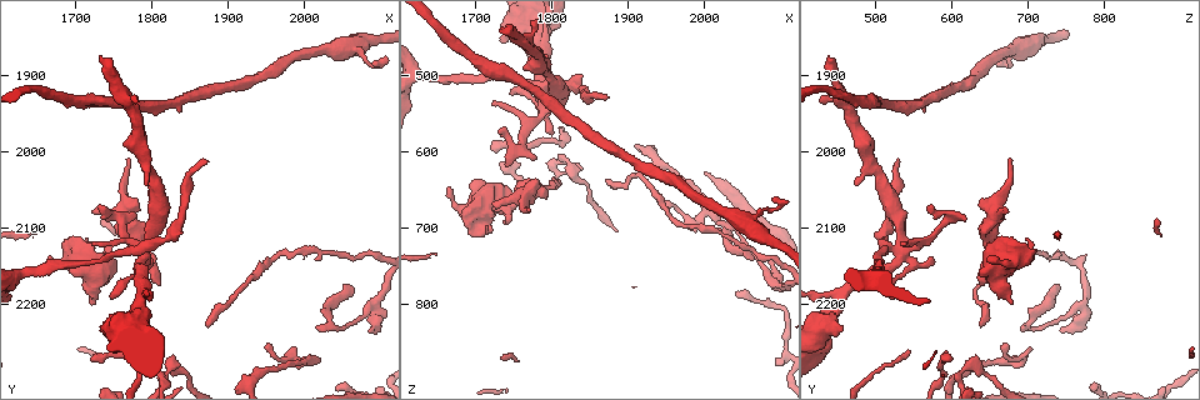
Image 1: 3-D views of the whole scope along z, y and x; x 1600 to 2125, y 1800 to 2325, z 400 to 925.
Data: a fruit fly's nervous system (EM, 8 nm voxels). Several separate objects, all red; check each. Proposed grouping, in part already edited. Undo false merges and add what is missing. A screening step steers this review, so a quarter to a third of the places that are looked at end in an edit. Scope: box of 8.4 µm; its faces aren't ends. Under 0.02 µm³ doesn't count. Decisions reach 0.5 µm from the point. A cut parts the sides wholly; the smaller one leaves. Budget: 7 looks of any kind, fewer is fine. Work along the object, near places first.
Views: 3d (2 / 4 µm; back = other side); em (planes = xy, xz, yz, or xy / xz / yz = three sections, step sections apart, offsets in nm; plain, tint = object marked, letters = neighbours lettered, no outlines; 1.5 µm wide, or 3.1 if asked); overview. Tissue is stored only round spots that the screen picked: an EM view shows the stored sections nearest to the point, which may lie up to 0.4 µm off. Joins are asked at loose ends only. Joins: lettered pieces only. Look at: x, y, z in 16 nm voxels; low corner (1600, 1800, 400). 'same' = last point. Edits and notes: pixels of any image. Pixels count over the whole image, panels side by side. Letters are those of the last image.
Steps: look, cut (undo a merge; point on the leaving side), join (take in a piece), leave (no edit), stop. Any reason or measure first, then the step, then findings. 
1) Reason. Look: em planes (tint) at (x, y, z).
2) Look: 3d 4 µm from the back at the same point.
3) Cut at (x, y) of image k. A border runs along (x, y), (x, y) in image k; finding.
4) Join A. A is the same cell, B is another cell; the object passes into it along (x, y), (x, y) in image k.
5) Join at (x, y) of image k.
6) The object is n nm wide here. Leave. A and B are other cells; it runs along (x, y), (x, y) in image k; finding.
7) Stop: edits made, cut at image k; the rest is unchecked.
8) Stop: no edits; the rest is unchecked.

Free end. Look: 3d 4 µm at (1805, 2175, 635).

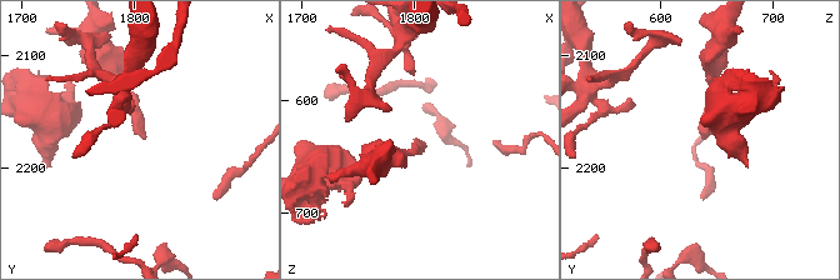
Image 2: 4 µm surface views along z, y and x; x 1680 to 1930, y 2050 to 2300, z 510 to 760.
Look: em xy step 8 (letters) at (1808, 2172, 638).

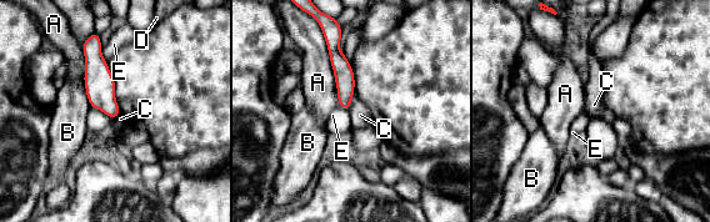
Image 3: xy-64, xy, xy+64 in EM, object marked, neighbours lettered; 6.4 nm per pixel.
Cut it another way. Look: em yz step 4 (letters) at the same point.

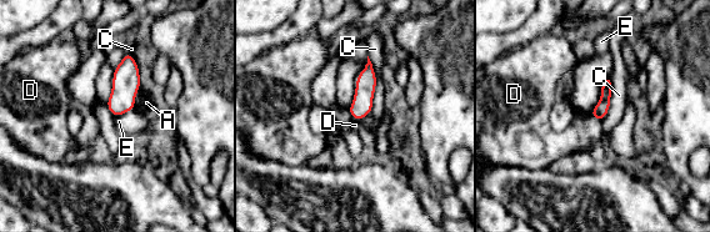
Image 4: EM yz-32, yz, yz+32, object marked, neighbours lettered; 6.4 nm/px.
The object is 90 nm wide here. Leave. A, C, D and E are other cells; a border runs along (590, 116), (601, 121) in image 4; none of them fits.

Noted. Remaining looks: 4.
Two arms at a narrow angle. Look: 3d 2 µm at (1790, 2130, 535).

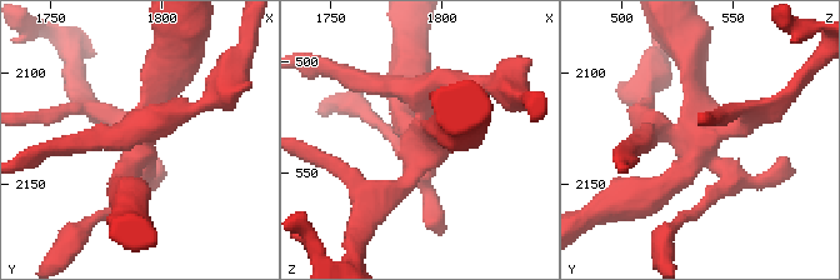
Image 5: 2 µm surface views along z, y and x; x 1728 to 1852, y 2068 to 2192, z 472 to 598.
Shape alone is not enough. Look: em planes (letters) at (1787, 2135, 534).

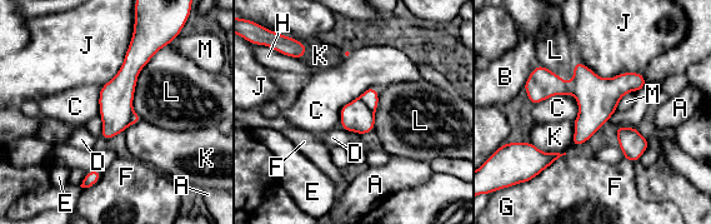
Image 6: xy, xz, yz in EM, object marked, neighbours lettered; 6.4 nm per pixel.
Cut at (370, 96) of image 6. A, B, C, D, E, F, G, H, J, K, L and M are other cells; a border runs along (360, 96), (374, 112) in image 6; a second cell is stuck on.

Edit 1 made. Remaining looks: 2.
Look: overview.

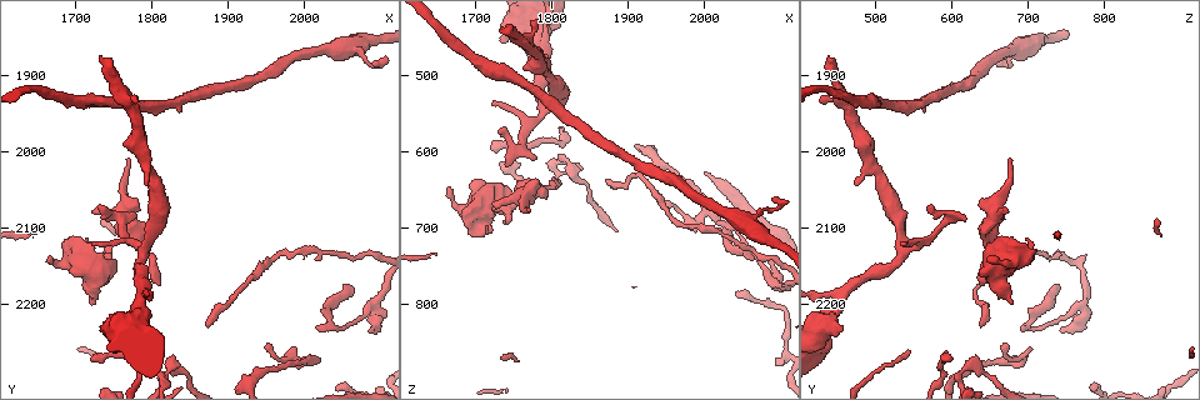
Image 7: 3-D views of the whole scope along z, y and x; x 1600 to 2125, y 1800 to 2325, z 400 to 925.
Abrupt turn. Look: em planes (letters) at (1820, 2290, 610).

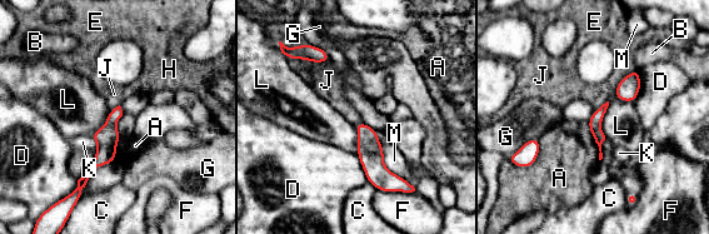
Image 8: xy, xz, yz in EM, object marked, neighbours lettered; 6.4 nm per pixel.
Leave. A, B, C, D, E, F, G, H, J, K, L and M are other cells; a border runs along (375, 130), (383, 163), (410, 184) in image 8; all the same cell.

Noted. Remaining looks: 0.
Stop: edits made, cut at image 6; the rest is unchecked.

